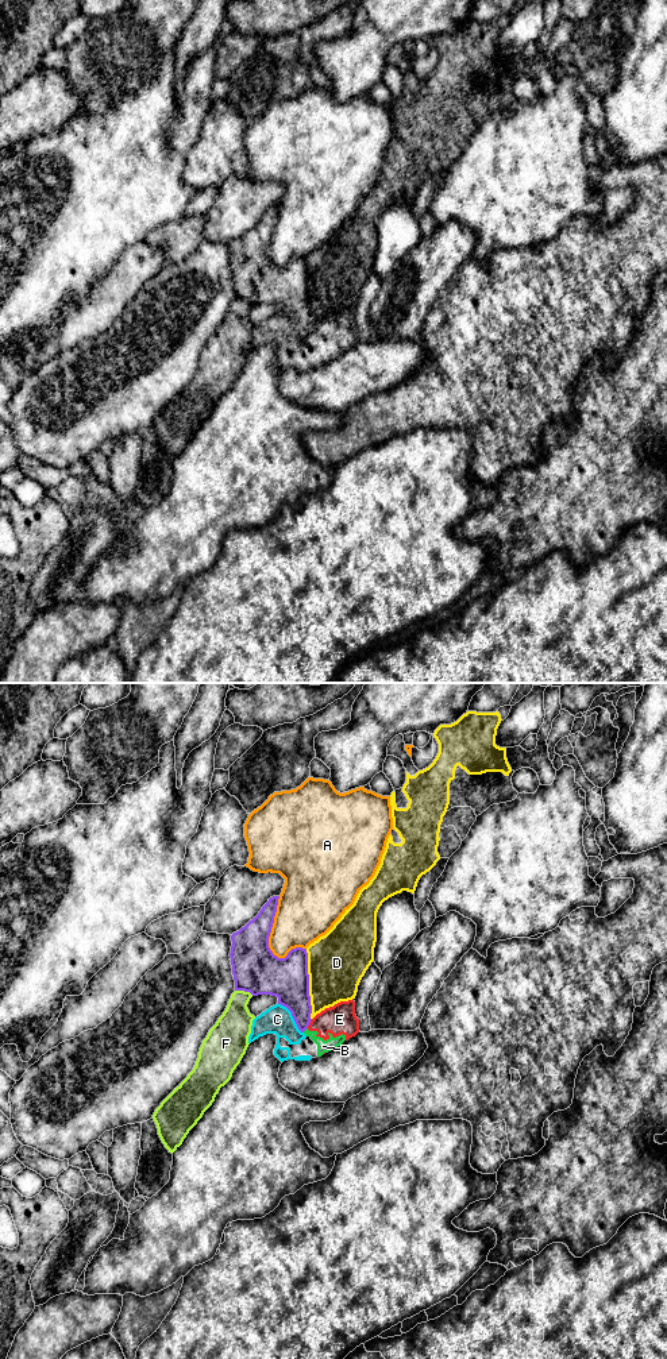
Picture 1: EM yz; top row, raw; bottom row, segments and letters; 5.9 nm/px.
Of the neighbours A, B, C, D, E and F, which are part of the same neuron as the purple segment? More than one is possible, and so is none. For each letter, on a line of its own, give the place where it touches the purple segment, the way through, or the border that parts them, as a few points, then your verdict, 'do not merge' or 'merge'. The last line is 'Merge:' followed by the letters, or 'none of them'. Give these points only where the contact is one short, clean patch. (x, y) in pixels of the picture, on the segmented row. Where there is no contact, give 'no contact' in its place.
A: yz (270, 930) | do not merge
B: yz (304, 1030) | along yz (307, 1027), (303, 1031) | do not merge
C: yz (292, 1015) | do not merge
D: yz (308, 984) | do not merge
E: yz (309, 1022) | do not merge
F: yz (245, 991) | do not merge
Merge: none of them

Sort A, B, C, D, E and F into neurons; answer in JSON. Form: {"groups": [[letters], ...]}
{"groups": [["A"], ["B", "C", "E"], ["D"], ["F"]]}

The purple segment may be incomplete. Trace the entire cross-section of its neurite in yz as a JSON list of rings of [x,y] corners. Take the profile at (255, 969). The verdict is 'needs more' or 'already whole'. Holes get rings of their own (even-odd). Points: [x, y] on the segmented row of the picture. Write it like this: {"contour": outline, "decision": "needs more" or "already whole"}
{"contour": [[[273,896],[259,914],[244,927],[231,935],[231,965],[235,991],[250,992],[252,996],[271,995],[278,997],[278,1004],[286,1007],[301,1032],[311,1023],[311,996],[306,949],[292,949],[285,958],[278,958],[269,947],[269,937],[274,923],[279,896]]], "decision": "already whole"}

